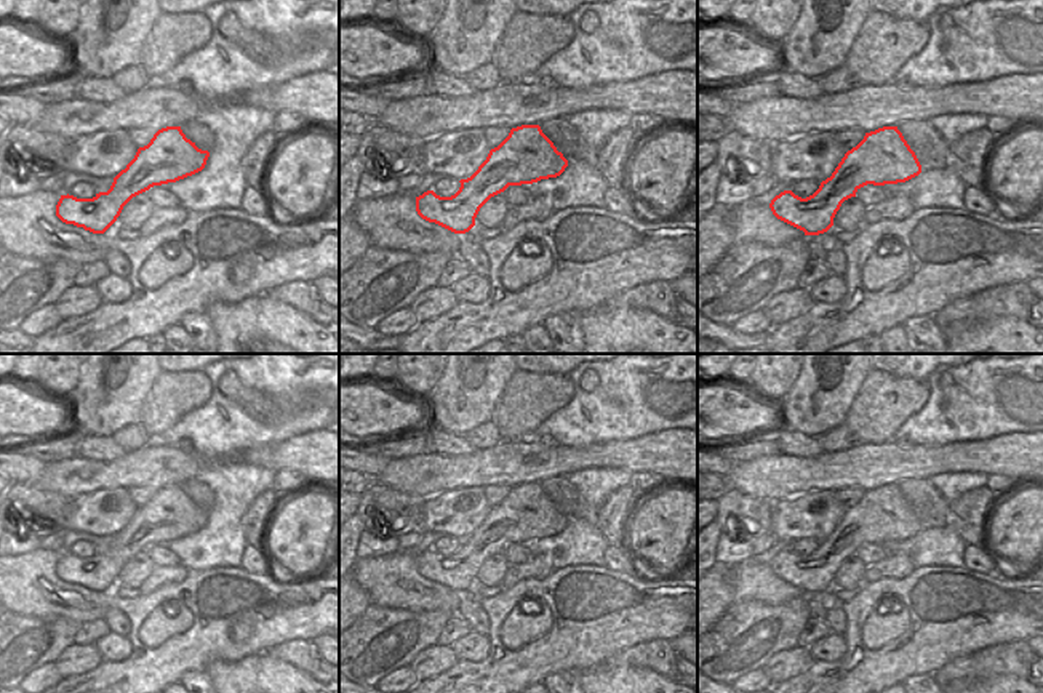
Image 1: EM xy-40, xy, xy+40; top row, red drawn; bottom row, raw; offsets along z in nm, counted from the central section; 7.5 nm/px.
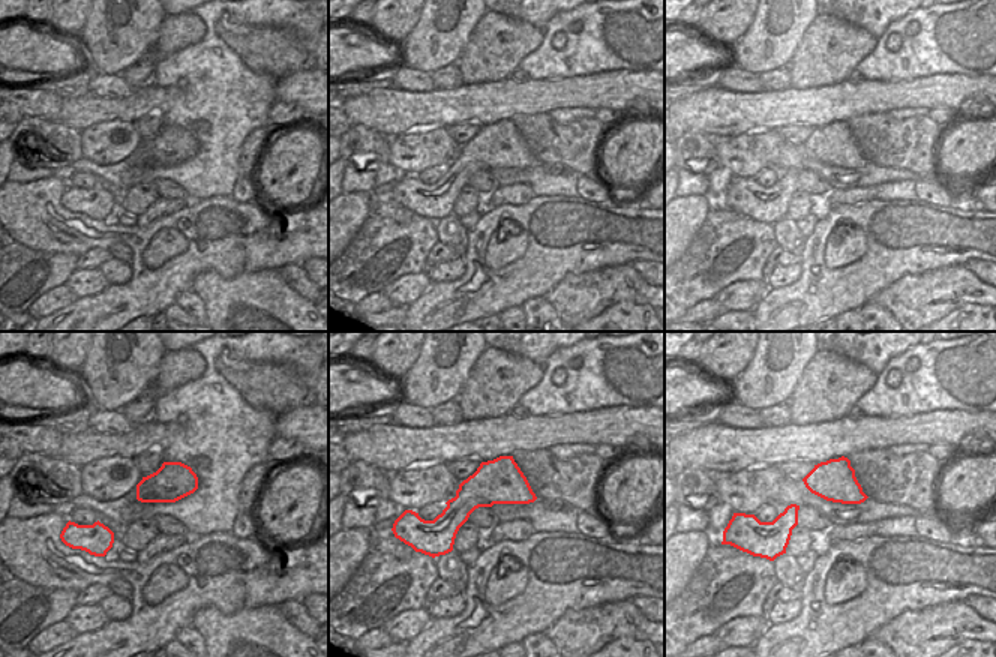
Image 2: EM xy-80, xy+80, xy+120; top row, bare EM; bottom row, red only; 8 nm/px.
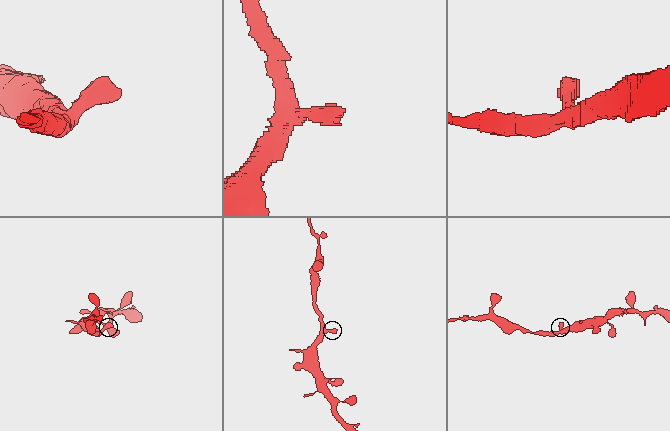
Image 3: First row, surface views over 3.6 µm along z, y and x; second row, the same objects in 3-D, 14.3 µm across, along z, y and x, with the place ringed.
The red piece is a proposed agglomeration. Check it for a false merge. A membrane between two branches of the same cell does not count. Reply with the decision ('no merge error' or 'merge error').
no merge error

